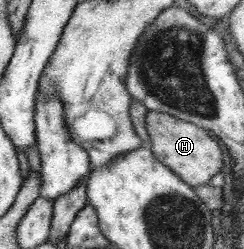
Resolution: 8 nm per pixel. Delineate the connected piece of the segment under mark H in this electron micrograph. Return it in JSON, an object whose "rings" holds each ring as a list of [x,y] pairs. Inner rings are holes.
{"rings":[[[148,111],[146,118],[146,130],[150,138],[150,148],[153,155],[160,163],[171,167],[173,171],[184,182],[191,184],[193,187],[208,184],[214,187],[224,185],[223,174],[218,174],[224,166],[222,160],[222,148],[218,140],[206,134],[206,129],[198,128],[191,122],[184,122],[170,114],[164,112]],[[216,174],[216,178],[212,178]],[[212,178],[212,182],[208,182]]]}

